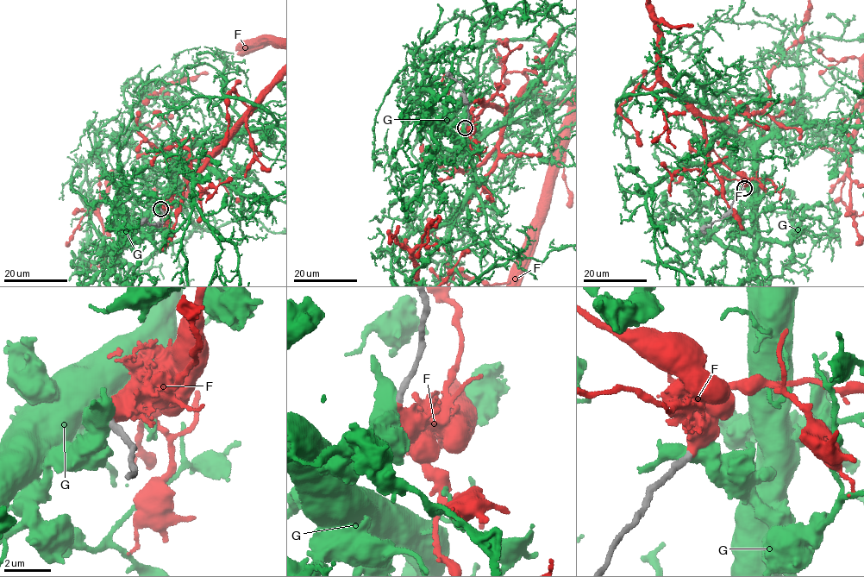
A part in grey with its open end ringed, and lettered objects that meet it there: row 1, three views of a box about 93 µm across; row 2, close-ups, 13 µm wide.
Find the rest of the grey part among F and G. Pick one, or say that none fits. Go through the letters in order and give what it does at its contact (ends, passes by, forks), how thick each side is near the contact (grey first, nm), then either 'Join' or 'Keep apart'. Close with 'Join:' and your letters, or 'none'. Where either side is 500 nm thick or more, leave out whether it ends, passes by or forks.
F: It ends there. Thickness 320 nm (grey) against 480 nm. Join
G: Thickness 300 nm (grey) against 600 nm. Keep apart
Join: F

